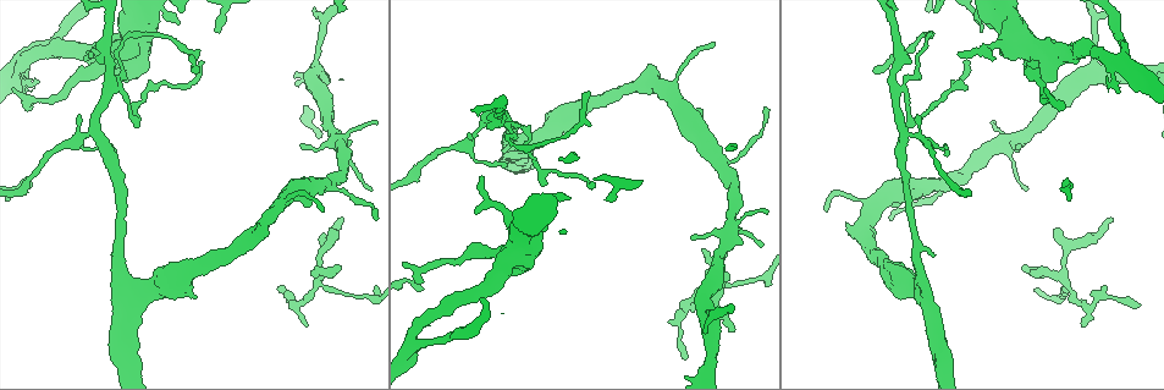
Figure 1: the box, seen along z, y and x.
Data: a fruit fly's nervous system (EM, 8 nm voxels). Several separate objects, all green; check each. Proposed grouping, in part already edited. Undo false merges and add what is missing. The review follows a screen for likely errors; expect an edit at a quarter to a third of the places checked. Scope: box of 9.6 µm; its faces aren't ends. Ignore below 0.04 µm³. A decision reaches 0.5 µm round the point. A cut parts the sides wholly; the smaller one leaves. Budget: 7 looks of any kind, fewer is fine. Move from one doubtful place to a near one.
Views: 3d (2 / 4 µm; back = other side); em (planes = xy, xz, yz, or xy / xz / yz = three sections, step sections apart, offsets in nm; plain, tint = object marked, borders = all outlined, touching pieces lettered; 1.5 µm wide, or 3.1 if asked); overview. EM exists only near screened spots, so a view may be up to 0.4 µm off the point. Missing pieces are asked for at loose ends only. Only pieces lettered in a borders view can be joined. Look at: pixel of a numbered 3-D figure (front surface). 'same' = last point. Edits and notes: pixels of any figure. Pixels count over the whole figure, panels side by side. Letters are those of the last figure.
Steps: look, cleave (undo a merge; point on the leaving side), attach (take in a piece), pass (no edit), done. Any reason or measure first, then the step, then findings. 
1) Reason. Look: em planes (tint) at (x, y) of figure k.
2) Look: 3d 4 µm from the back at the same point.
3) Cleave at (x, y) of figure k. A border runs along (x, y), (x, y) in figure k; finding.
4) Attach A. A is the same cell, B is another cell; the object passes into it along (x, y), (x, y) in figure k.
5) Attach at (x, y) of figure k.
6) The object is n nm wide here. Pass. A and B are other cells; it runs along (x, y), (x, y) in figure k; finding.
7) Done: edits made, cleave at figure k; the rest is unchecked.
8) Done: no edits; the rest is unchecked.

Three arms meet. Look: em xy step 4 (plain) at (21, 58) of figure 1.

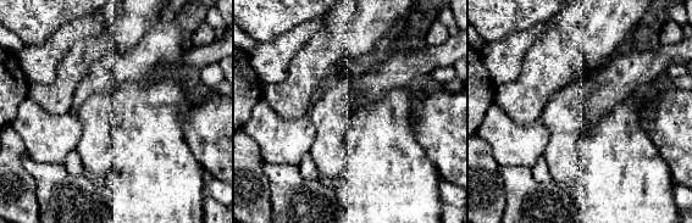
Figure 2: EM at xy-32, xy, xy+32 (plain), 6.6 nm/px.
With the object marked. Look: em xy step 4 (tint) at the same point.

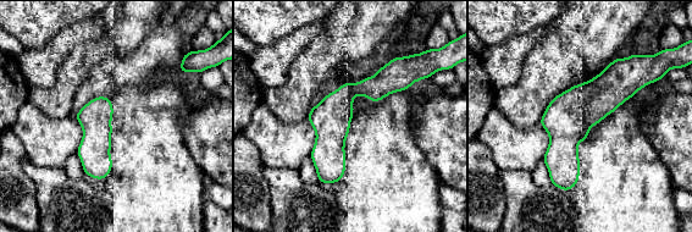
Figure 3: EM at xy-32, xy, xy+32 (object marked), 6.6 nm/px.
Look: em xy step 4 (borders) at the same point.

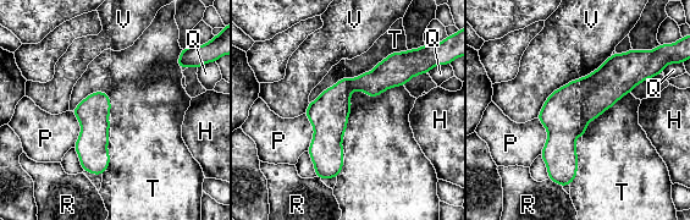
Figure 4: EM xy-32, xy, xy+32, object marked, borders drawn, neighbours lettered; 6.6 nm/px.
Pass. H, P, Q, R, T and V are other cells; it runs along (629, 75), (562, 132), (555, 179) in figure 4; one neuron here.

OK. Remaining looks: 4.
Three-way junction. Look: 3d 2 µm at (1095, 76) of figure 1.

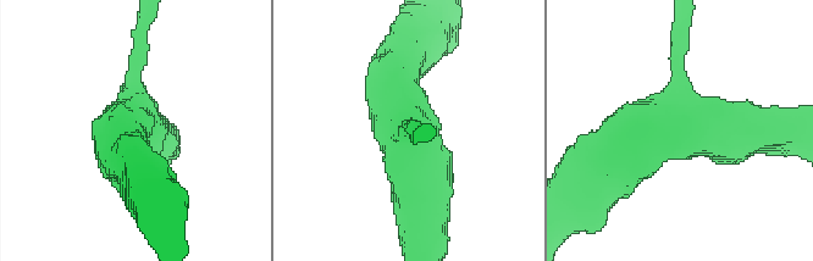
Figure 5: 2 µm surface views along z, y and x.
3 arms meet here; need the tissue. Look: em planes (plain) at (680, 125) of figure 5.

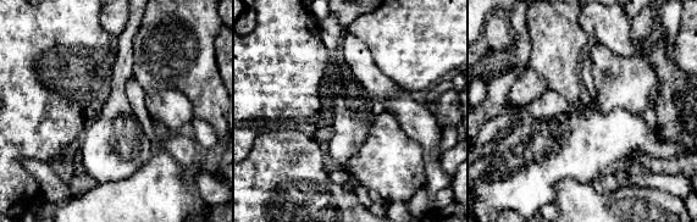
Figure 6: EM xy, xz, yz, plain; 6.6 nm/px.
See the neighbours. Look: em planes (borders) at the same point.

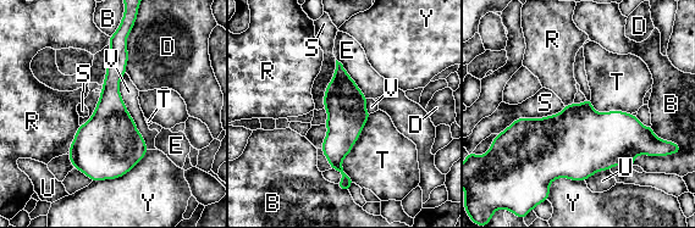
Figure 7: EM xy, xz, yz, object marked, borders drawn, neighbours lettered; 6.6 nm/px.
Pass. B, D, E, R, S, T, U, V and Y are other cells; it runs along (338, 66), (337, 166), (347, 179) in figure 7; all the same neuron.

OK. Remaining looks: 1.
Free end. Look: em planes (borders) at (683, 358) of figure 1.

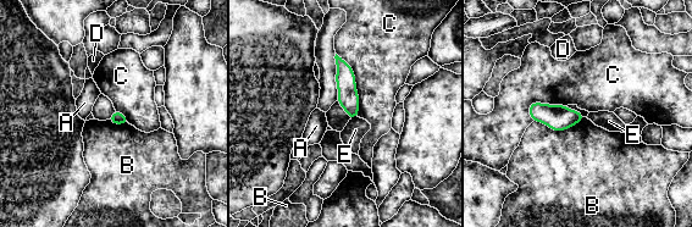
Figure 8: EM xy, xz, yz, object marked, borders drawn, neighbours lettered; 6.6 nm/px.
The object is 80 nm wide here. Pass. A, B, C, D and E are other cells; a border runs along (336, 53), (353, 71), (358, 116) in figure 8; none of them fits.

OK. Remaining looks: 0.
Done: no edits; the rest is unchecked.

